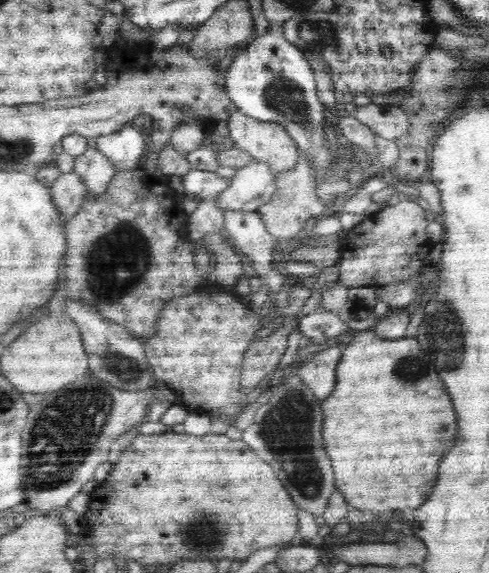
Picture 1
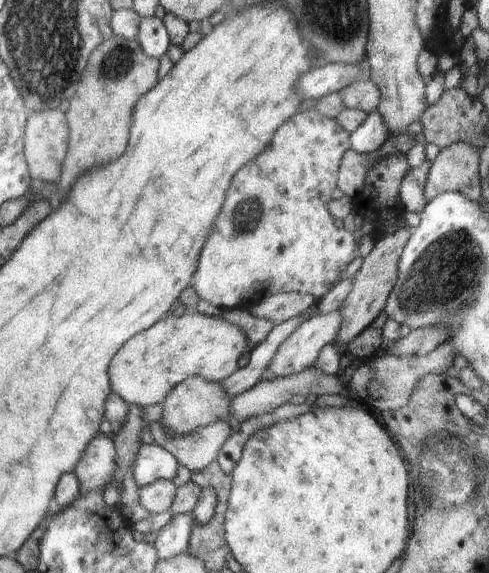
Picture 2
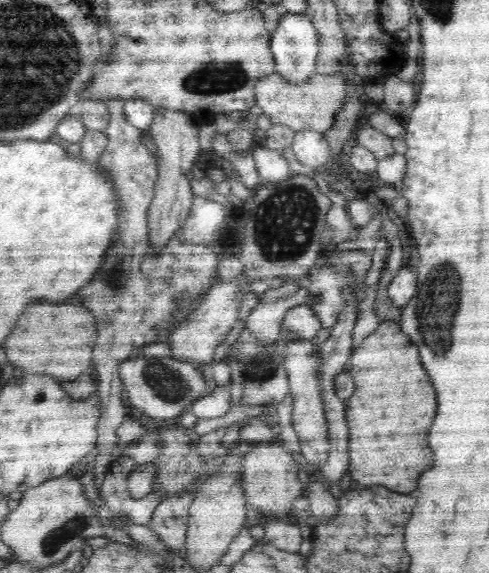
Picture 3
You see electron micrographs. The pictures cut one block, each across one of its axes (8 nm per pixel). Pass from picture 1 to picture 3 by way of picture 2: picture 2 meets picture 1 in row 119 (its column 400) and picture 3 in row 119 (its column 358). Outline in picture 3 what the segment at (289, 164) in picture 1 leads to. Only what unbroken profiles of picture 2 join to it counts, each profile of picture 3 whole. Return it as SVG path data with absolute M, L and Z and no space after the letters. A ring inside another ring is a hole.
M315 70L314 75L304 84L287 84L277 72L274 72L270 76L264 76L255 84L254 101L256 107L270 118L273 125L287 126L296 133L302 130L325 133L330 130L337 114L346 104L346 83L343 74L339 72L326 76Z

